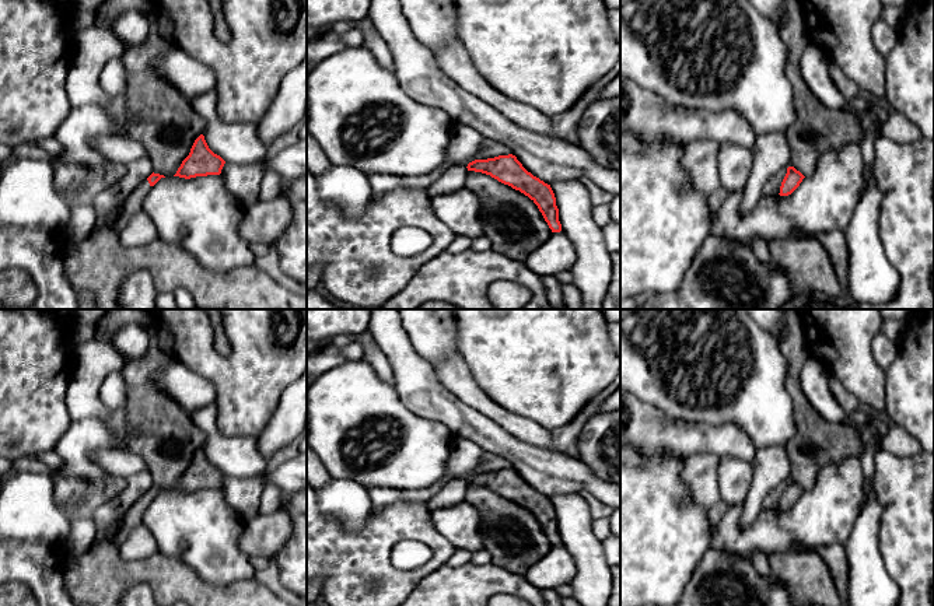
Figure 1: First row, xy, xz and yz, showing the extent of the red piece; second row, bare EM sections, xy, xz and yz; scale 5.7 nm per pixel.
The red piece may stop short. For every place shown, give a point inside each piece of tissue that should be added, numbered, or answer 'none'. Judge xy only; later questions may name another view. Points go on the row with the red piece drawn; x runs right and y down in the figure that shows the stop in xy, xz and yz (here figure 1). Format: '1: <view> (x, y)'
1: xy (133, 203)

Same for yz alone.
none

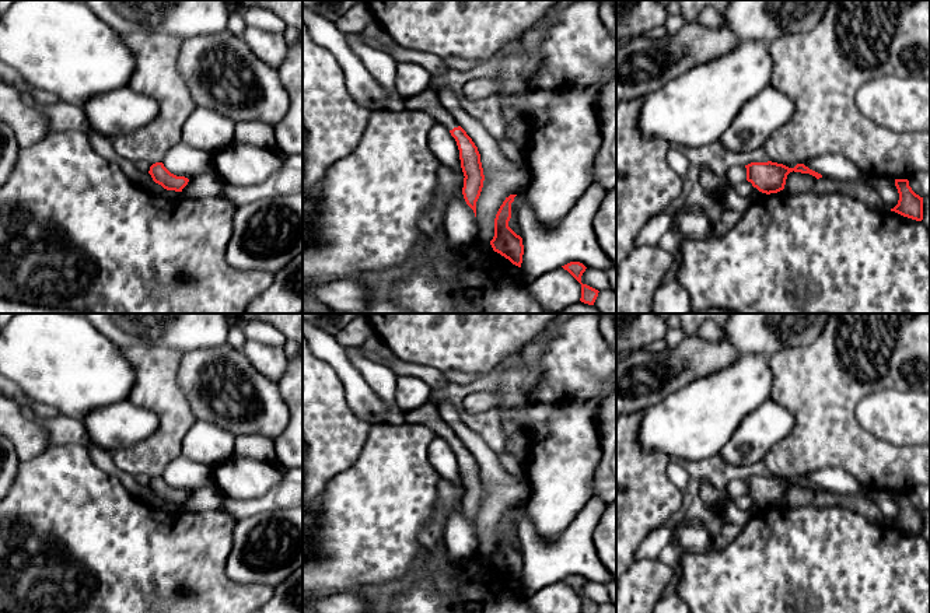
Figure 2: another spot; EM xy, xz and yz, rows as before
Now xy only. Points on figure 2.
none

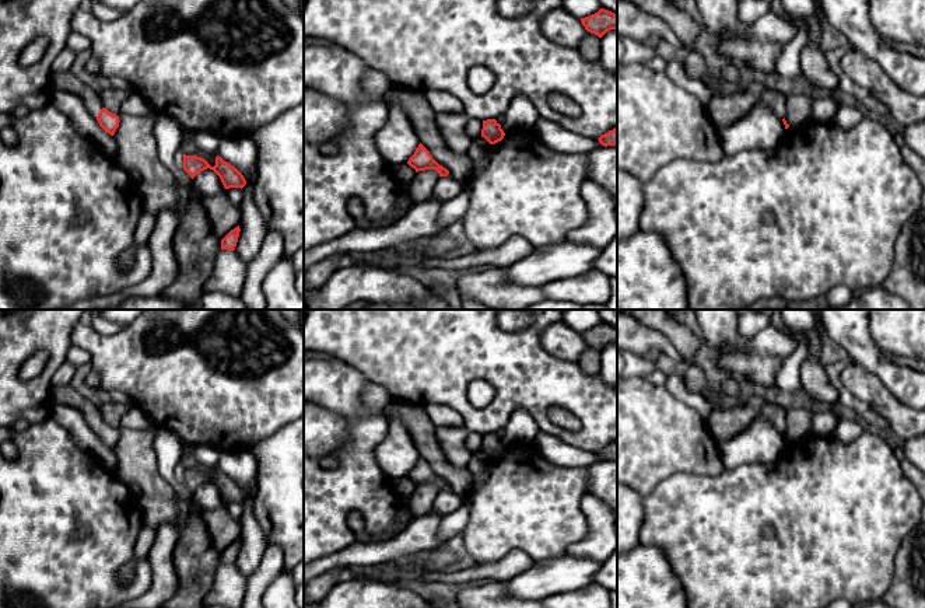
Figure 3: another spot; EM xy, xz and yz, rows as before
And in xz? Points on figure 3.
none

